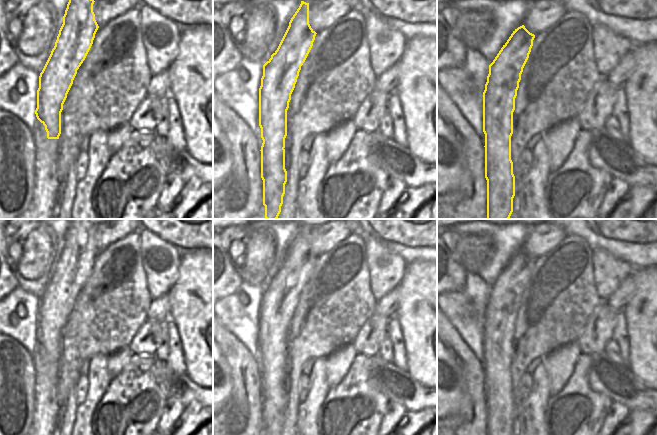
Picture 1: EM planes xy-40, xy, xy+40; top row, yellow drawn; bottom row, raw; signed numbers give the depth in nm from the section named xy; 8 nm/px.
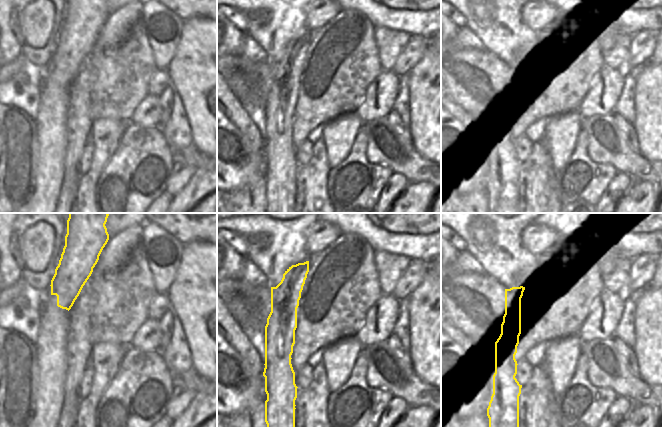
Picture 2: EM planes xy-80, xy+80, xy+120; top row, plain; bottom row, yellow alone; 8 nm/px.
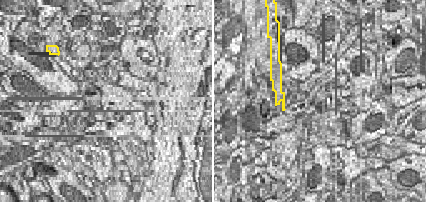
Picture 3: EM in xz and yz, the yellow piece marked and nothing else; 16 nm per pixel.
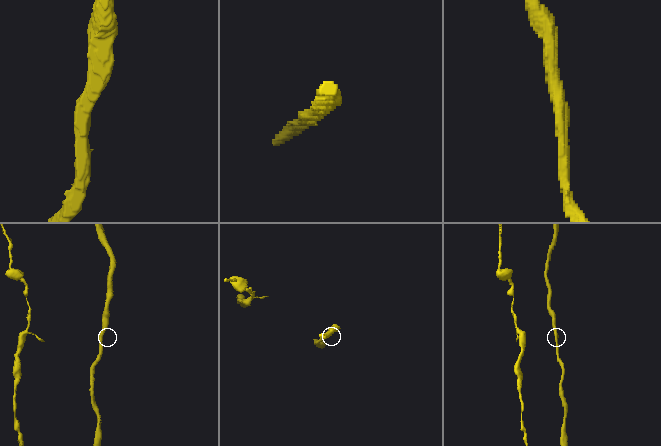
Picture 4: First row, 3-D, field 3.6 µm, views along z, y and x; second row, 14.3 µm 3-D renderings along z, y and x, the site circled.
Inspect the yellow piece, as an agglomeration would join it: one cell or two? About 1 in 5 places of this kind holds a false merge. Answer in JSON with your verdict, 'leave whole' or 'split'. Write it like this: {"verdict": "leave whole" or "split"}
{"verdict": "leave whole"}

